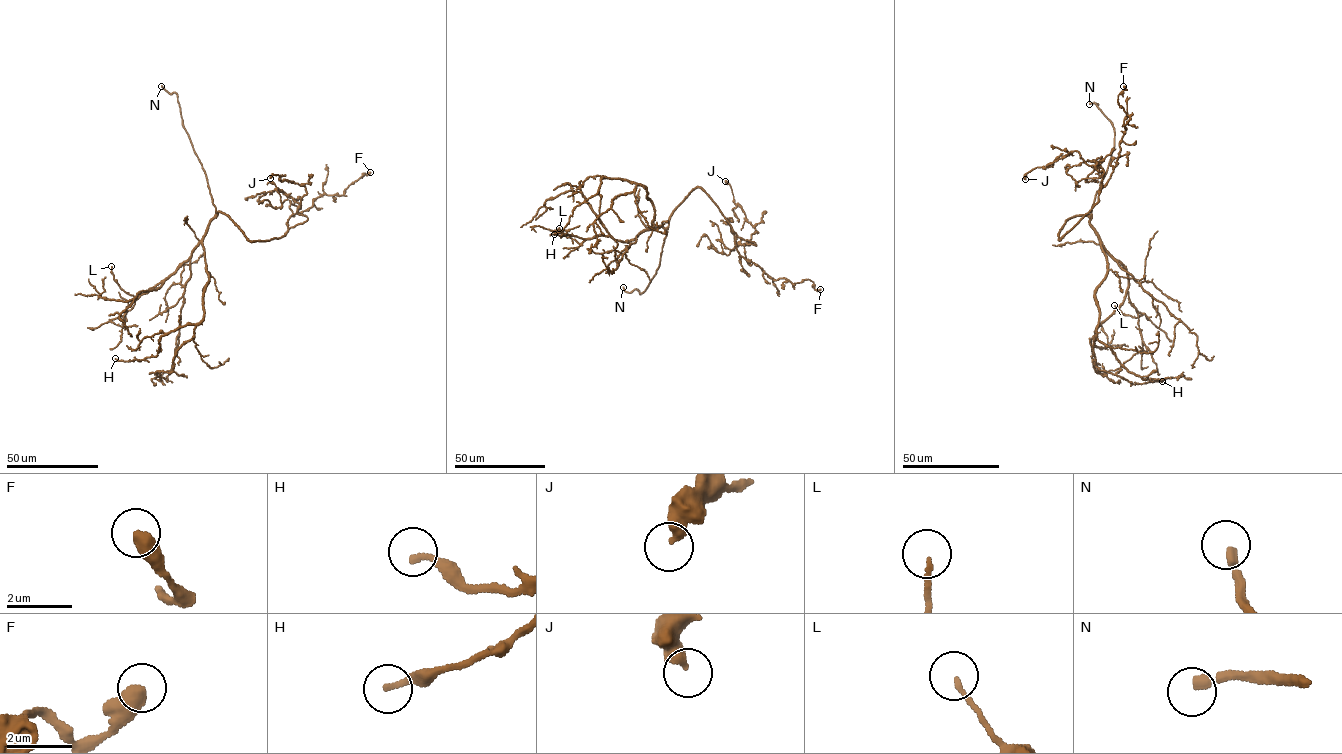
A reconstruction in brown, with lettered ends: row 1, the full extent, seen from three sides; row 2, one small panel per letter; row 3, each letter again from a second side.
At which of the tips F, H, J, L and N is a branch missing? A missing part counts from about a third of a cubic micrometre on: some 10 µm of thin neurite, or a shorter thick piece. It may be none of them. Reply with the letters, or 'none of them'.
L, N

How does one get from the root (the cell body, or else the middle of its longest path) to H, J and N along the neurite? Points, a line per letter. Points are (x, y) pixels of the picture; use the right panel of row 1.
H: (1086, 215), (1107, 263), (1105, 278), (1095, 294), (1099, 312), (1093, 345), (1095, 365), (1135, 385), (1162, 381)
J: (1086, 215), (1066, 221), (1058, 239), (1088, 213), (1101, 187), (1104, 171), (1078, 151), (1032, 169), (1025, 179)
N: (1086, 215), (1091, 214), (1095, 194), (1106, 172), (1114, 147), (1114, 129), (1097, 104), (1089, 104)

